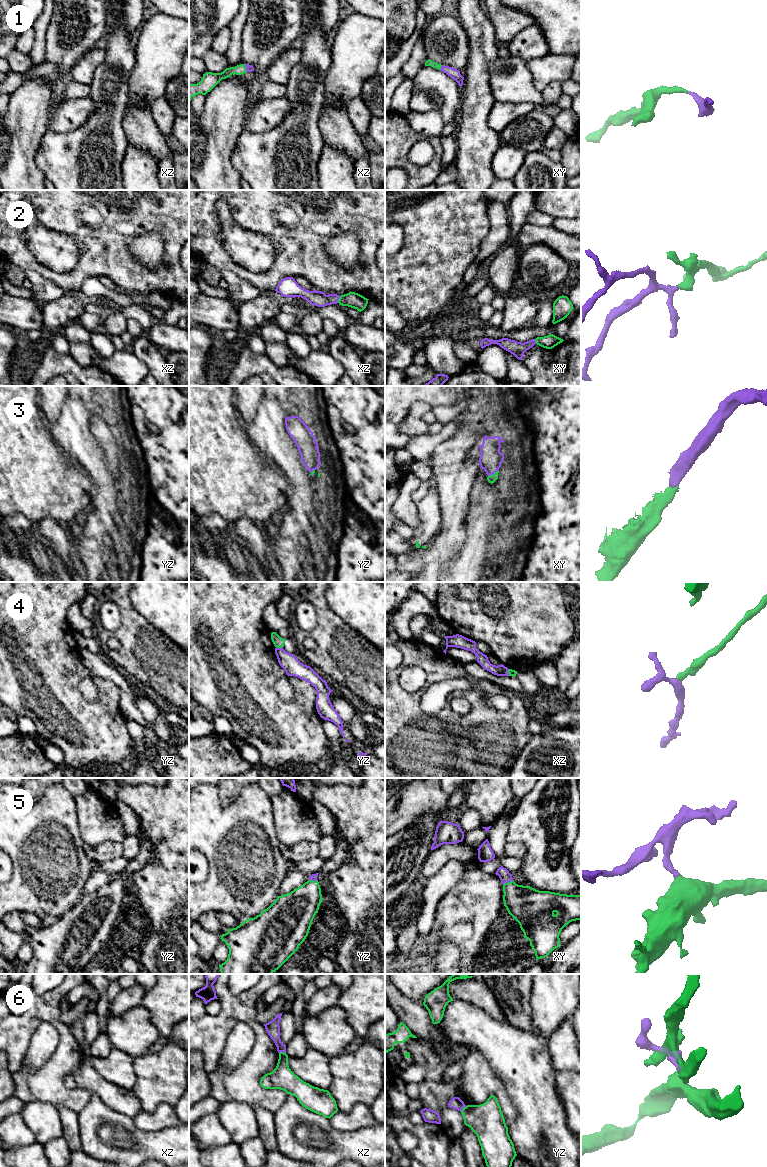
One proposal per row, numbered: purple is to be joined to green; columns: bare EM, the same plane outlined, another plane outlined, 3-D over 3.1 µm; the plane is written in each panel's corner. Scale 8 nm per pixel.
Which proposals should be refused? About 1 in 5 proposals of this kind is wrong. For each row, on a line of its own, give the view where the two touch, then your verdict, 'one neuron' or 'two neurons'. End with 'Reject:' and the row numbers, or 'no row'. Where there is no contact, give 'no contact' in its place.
1: xy | one neuron
2: xz | one neuron
3: xy | one neuron
4: yz | two neurons
5: xy | one neuron
6: xz | one neuron
Reject: 4

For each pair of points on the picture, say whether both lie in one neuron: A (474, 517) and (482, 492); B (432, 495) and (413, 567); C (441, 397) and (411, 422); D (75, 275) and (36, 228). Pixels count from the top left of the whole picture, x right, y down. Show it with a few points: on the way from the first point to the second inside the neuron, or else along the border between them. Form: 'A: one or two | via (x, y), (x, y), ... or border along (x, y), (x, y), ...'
A: one | via (480, 511), (482, 509), (482, 498)
B: two | border along (433, 540), (430, 543)
C: two | border along (408, 415), (397, 425)
D: two | border along (79, 248), (73, 268), (59, 273), (47, 268)

